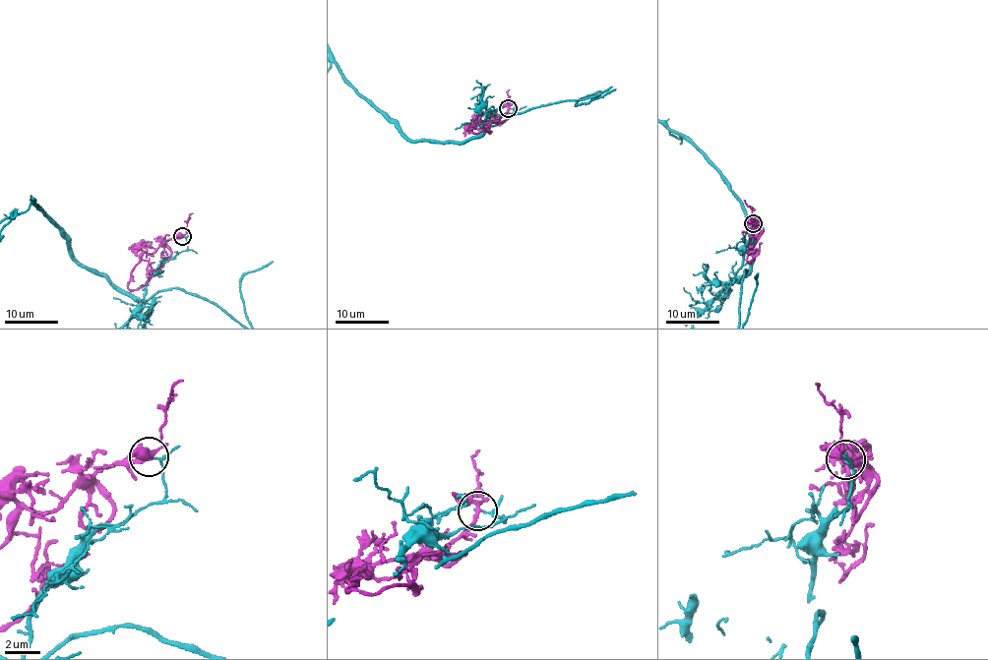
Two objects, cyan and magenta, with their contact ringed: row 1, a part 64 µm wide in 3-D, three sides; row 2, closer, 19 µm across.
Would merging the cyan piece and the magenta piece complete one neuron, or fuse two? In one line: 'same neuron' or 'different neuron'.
different neuron

